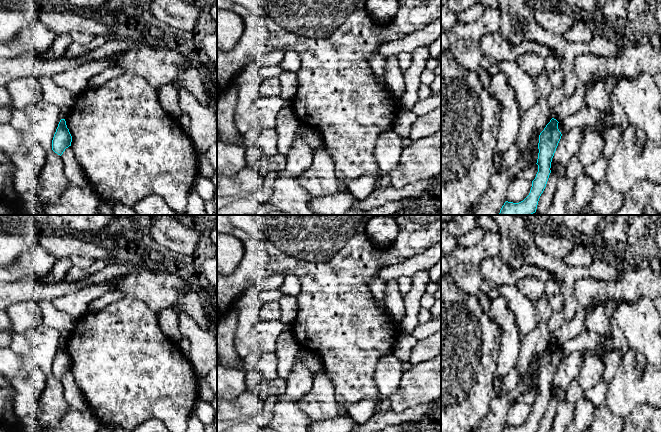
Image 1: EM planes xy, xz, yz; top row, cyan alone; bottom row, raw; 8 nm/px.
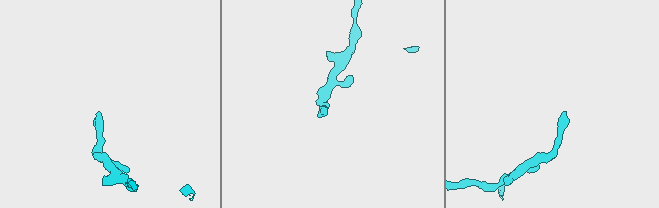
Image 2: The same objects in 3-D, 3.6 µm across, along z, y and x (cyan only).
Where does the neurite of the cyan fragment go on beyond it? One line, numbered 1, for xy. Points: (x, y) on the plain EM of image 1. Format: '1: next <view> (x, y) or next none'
1: next none

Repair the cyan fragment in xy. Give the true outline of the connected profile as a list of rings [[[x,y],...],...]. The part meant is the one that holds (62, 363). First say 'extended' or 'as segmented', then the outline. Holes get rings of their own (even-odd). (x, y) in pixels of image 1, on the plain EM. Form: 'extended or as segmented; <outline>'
as segmented; [[[61,343],[52,364],[52,374],[62,379],[66,372],[71,370],[72,360],[67,352],[65,343]]]

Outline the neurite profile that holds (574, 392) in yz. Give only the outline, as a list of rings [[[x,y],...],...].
[[[573,379],[567,388],[565,400],[575,405],[583,395],[584,391],[581,389],[578,379]]]

